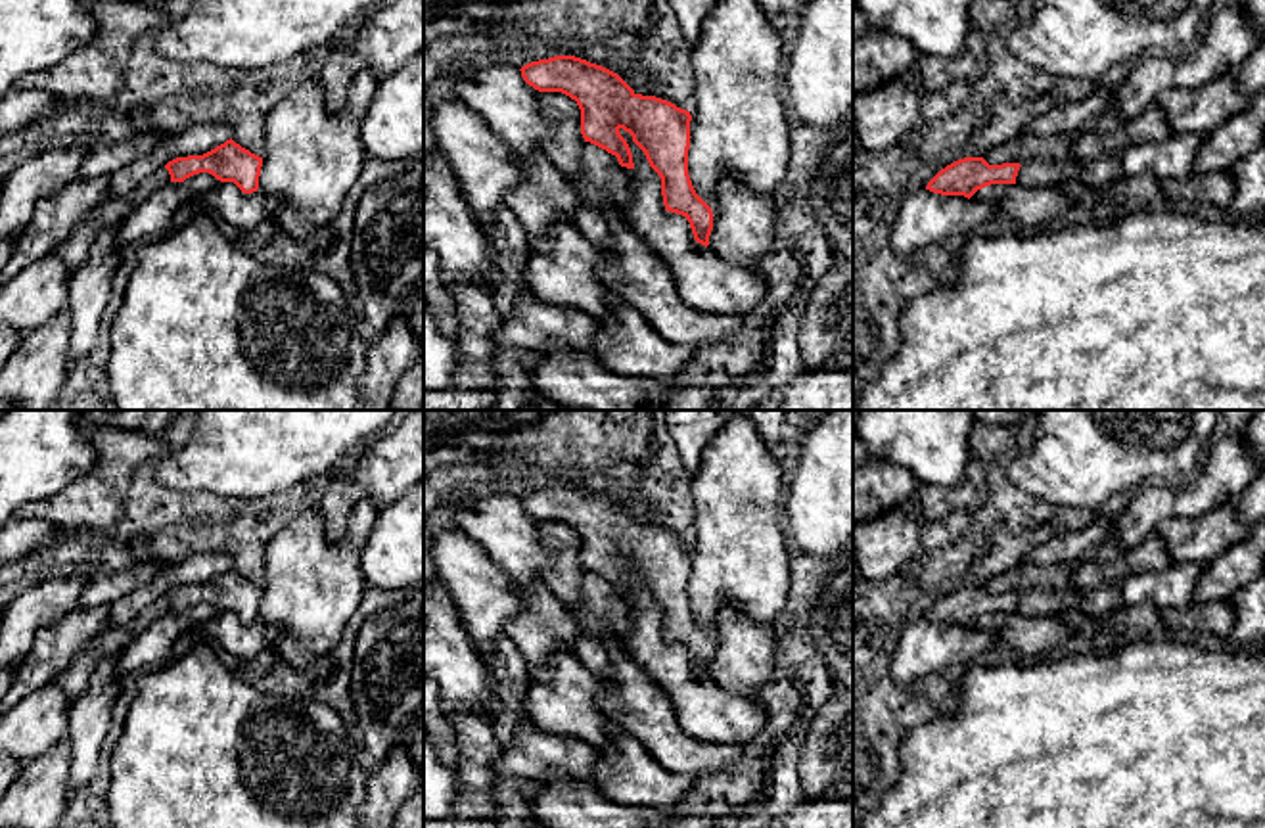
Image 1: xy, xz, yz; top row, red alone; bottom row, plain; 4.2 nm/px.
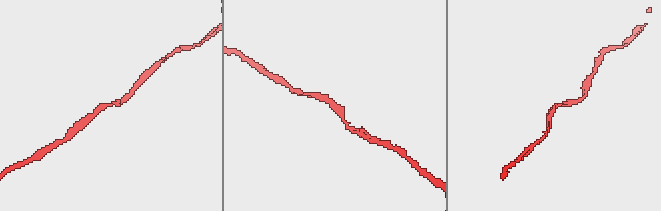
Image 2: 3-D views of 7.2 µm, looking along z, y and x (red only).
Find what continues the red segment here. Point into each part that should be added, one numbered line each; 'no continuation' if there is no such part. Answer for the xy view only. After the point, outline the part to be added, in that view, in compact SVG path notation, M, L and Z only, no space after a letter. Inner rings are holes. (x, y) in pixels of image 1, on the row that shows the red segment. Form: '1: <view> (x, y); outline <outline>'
no continuation

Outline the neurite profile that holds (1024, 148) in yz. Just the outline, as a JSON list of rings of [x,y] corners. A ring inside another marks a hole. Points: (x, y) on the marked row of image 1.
[[[1022,134],[1002,146],[995,146],[985,153],[989,165],[1002,163],[1027,163],[1031,159],[1054,159],[1064,161],[1071,153],[1071,144],[1077,134],[1058,134],[1037,138],[1031,134]]]

